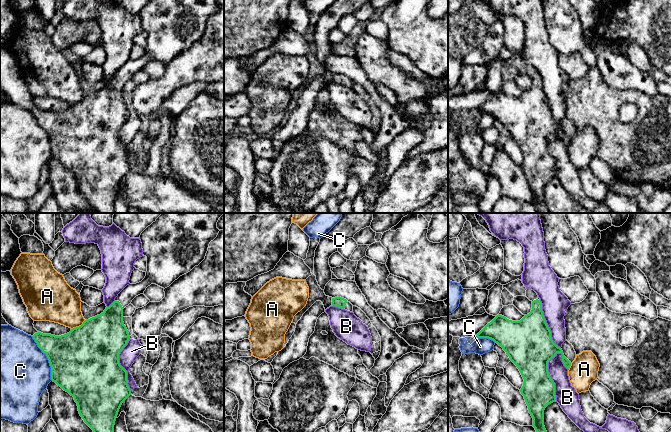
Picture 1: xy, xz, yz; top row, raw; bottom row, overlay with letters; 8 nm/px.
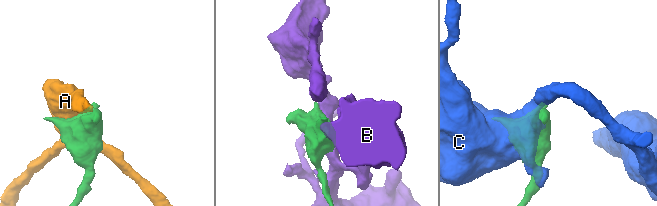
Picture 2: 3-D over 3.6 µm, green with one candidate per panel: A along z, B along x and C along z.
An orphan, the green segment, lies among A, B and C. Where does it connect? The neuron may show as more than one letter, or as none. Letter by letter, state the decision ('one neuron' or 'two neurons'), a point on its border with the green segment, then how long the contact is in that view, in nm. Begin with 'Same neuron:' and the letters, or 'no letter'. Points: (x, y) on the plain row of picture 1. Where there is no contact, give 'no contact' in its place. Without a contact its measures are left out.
Same neuron: no letter
A: two neurons; meets green in xy at (79, 102); contact 140 nm long
B: two neurons; meets green in yz at (549, 151); contact 400 nm long
C: two neurons; meets green in xy at (47, 133); contact 400 nm long

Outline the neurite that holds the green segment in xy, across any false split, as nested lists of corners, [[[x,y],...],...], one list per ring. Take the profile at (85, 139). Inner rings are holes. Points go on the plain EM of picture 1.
[[[151,0],[139,13],[143,31],[147,33],[146,52],[141,58],[127,61],[103,89],[85,96],[81,102],[71,105],[67,110],[55,112],[38,108],[32,112],[49,136],[51,156],[74,173],[80,192],[97,213],[115,213],[114,201],[119,185],[131,171],[127,160],[127,147],[119,139],[119,130],[130,115],[123,98],[123,85],[131,80],[136,72],[143,70],[151,60],[165,65],[180,52],[198,42],[205,35],[209,20],[217,13],[219,7],[217,0]]]

